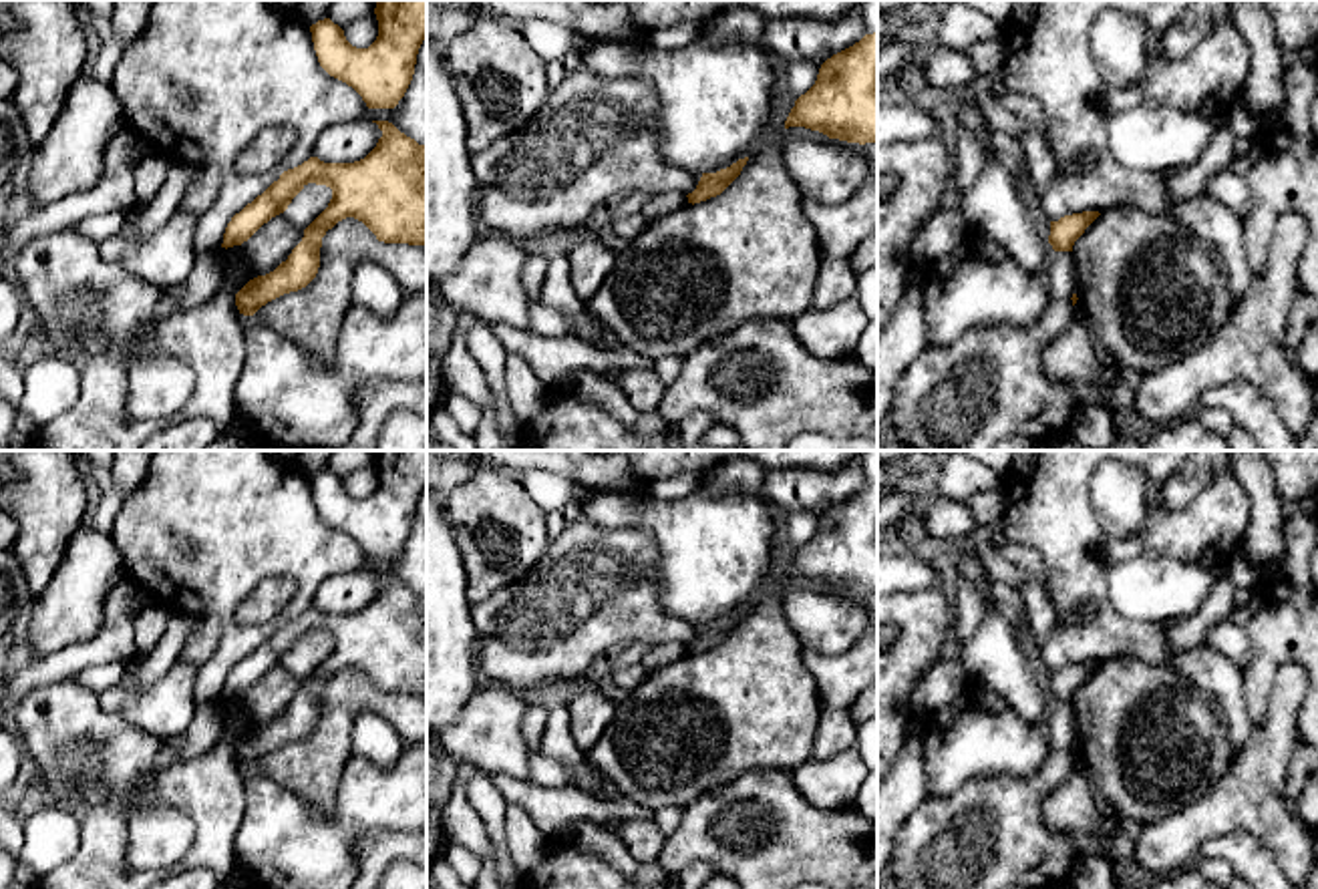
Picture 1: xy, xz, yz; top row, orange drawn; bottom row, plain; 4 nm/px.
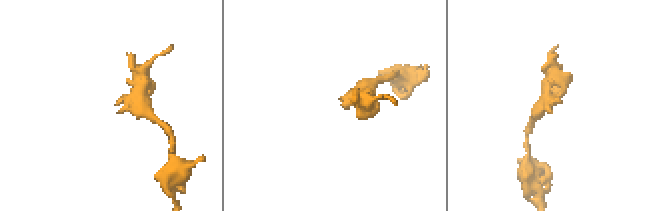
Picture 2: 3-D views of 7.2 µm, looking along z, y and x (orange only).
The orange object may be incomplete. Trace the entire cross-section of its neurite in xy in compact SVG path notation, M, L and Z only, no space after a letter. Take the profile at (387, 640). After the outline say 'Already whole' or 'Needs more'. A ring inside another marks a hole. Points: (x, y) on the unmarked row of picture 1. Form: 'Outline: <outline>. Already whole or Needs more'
Outline: M372 571L382 581L376 597L354 613L324 613L310 607L302 615L288 619L262 646L231 668L225 678L221 698L233 698L248 692L264 674L284 664L292 650L308 636L326 636L332 640L328 658L304 680L302 692L292 700L286 712L274 722L250 730L237 744L239 764L254 766L268 752L306 738L318 724L322 688L338 672L354 668L362 672L378 692L427 696L427 595L400 583L388 571Z. Already whole

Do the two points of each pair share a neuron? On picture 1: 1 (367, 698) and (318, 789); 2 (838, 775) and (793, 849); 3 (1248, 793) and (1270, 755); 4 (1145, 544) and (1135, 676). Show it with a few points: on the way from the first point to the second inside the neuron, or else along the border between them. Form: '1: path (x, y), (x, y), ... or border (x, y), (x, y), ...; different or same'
1: path (345, 719), (343, 757), (335, 767); same
2: border (787, 775), (811, 803), (850, 807); different
3: path (1254, 783), (1260, 765); same
4: border (1101, 662), (1141, 658), (1168, 662), (1182, 674); different

